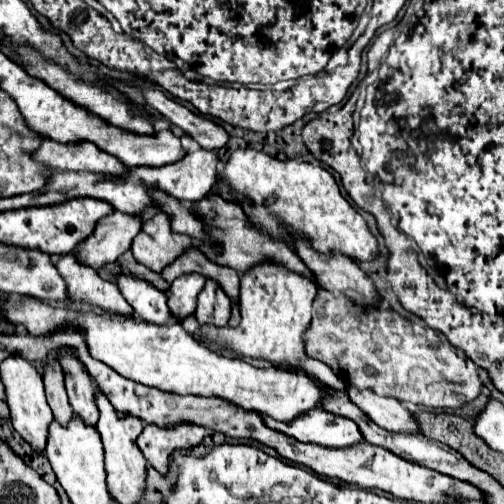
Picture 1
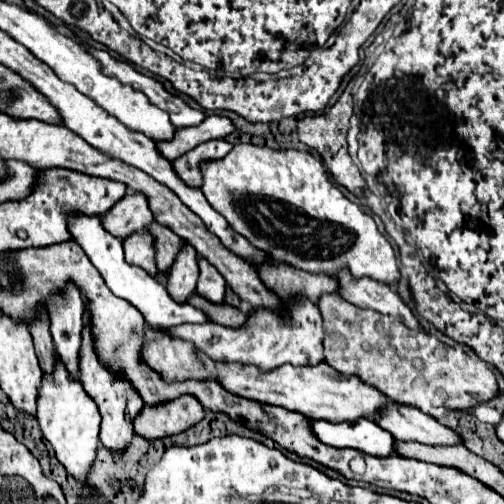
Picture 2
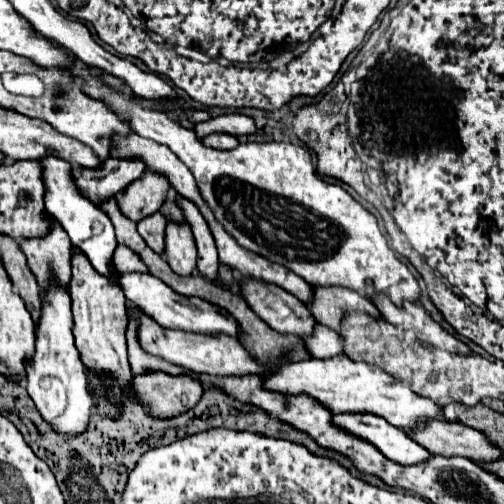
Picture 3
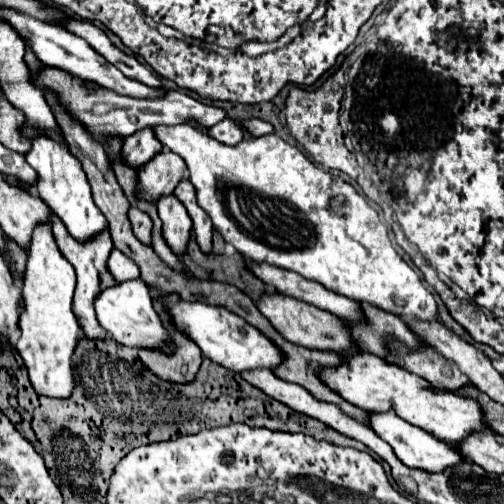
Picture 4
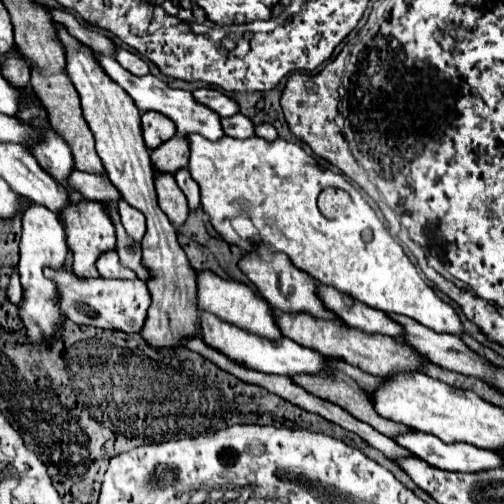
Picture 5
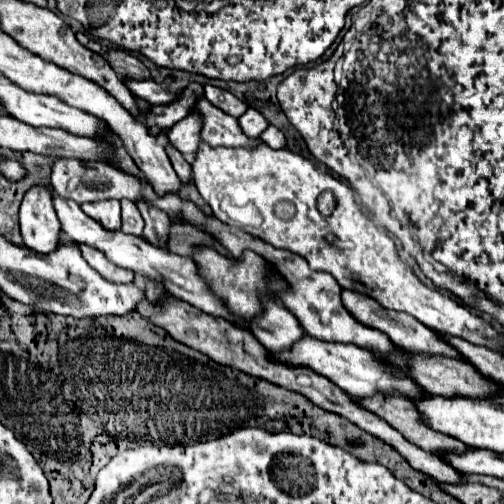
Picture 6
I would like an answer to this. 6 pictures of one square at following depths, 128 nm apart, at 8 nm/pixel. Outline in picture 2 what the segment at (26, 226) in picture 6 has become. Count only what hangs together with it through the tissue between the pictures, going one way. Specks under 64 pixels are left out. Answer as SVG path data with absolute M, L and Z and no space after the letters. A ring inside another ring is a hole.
M56 358L54 372L44 374L42 378L36 418L42 428L44 438L52 444L56 460L64 466L66 474L76 478L76 482L84 484L88 480L90 468L96 460L96 452L100 446L100 440L98 440L100 412L96 410L96 404L92 402L92 398L84 392L82 384L68 376L60 358Z

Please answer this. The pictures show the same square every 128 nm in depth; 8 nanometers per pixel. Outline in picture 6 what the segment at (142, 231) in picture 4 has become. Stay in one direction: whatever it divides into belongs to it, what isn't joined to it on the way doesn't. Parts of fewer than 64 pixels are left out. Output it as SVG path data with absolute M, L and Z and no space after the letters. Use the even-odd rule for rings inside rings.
M122 200L122 232L132 236L142 236L144 220L132 200Z

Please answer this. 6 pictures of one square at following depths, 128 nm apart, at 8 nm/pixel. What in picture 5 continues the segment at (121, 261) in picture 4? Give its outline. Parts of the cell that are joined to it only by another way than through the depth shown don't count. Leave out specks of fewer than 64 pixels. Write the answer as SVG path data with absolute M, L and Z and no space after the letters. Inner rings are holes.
M112 250L112 252L104 252L104 256L98 258L96 262L98 266L98 272L102 278L136 278L136 272L124 268L118 260L118 254Z

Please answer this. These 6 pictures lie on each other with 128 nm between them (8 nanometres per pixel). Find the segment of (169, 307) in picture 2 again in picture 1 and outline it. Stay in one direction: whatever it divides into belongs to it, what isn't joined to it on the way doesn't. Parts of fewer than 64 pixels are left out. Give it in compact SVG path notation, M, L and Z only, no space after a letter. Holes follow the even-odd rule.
M120 274L118 288L126 302L134 308L136 316L142 320L152 324L166 324L168 320L174 322L174 316L166 306L166 294L156 290L146 280L140 280L132 274Z

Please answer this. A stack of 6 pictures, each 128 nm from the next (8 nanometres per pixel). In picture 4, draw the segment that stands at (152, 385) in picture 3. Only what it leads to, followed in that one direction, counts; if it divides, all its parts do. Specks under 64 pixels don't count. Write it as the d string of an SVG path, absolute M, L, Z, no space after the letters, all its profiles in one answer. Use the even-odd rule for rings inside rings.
M162 302L154 304L154 308L160 314L162 324L168 328L170 340L176 344L176 352L168 356L158 350L144 350L142 348L138 356L144 364L144 368L148 368L154 376L160 376L160 380L174 382L174 384L188 384L192 378L196 378L196 372L200 370L202 352L192 340L188 340L184 334L180 334L172 328Z

